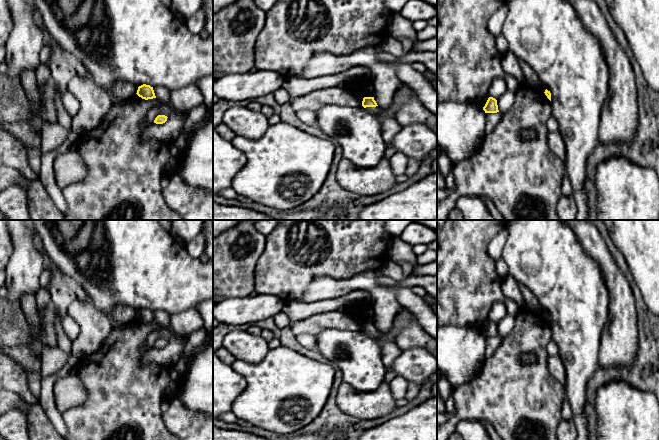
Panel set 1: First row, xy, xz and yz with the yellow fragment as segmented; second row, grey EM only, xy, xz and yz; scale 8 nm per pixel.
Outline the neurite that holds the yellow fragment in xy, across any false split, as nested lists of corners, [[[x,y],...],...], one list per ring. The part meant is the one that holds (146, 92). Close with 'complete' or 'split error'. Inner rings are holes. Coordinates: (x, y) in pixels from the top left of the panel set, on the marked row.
[[[146,84],[139,86],[136,94],[145,100],[156,98],[153,87]]] | complete

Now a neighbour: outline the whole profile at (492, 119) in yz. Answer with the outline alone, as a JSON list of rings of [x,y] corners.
[[[500,112],[486,113],[485,134],[489,134],[500,122],[501,118],[502,118],[502,114]]]

